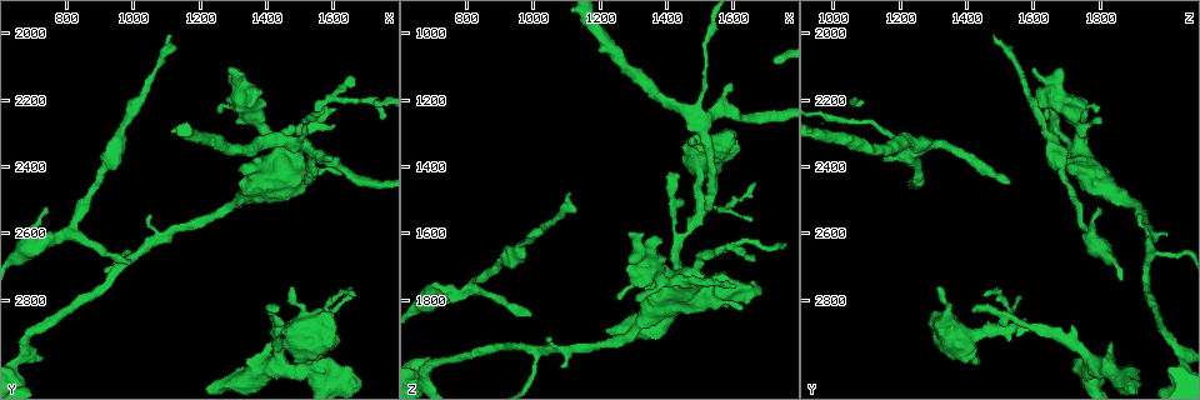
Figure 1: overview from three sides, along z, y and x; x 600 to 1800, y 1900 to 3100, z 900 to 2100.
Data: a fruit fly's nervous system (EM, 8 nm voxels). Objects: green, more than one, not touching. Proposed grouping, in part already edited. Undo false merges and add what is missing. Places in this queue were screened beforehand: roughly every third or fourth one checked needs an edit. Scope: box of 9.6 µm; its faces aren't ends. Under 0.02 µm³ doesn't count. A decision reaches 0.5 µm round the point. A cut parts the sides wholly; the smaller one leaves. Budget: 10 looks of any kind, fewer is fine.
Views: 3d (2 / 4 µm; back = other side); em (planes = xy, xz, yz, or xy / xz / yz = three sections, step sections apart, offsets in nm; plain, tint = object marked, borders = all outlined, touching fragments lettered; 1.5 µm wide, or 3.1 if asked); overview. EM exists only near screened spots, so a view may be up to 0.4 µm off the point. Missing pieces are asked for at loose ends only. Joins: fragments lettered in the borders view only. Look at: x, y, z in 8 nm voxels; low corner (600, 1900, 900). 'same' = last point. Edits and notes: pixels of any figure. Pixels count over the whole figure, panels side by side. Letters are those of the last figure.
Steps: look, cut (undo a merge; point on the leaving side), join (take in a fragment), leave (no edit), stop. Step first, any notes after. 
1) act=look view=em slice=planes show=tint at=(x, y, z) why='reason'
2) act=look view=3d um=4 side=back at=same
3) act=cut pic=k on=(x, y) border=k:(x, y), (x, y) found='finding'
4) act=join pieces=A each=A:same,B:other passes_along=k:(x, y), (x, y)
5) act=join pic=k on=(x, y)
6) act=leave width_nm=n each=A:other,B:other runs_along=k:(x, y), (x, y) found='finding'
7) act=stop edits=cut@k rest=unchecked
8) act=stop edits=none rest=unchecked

act=look view=3d um=4 at=(1500, 2900, 1410) why='branch point'

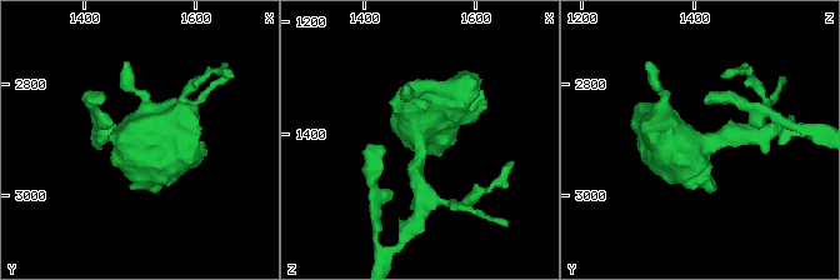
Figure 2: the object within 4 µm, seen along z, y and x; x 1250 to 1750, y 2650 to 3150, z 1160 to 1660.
act=look view=em slice=planes show=borders at=(1500, 2905, 1405) why='need the tissue'

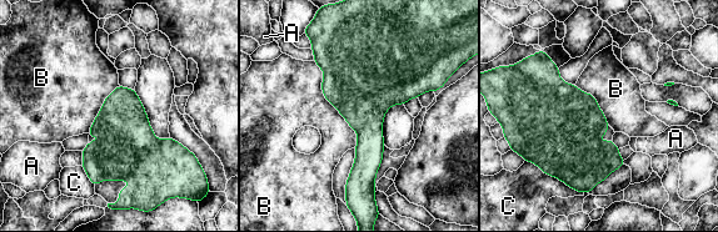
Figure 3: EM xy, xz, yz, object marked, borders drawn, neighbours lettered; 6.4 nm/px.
act=leave each=A:other,B:other,C:other border=3:(313, 61), (355, 147) found='all the same neuron'

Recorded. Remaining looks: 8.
act=look view=3d um=2 at=(1310, 2270, 1800) why='an open end'

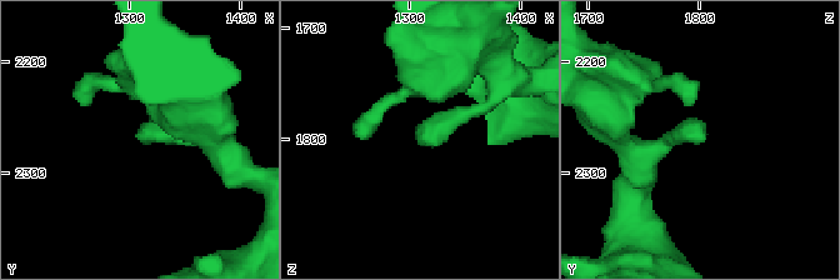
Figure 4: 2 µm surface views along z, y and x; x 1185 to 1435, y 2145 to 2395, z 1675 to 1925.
act=look view=em slice=planes show=borders at=(1312, 2268, 1802)

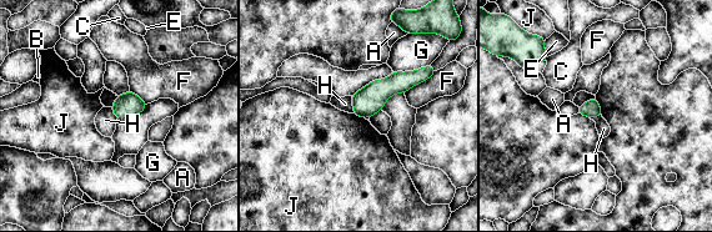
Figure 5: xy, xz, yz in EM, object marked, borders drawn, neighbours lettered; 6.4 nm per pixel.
act=leave width_nm=110 each=A:other,B:other,C:other,E:other,F:other,G:other,H:other,J:other runs_along=5:(422, 74), (380, 90), (356, 111) found='no lettered fragment goes on from it'

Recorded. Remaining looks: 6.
act=look view=em slice=xy step=8 show=tint at=(1520, 2450, 1530) why='an open end'

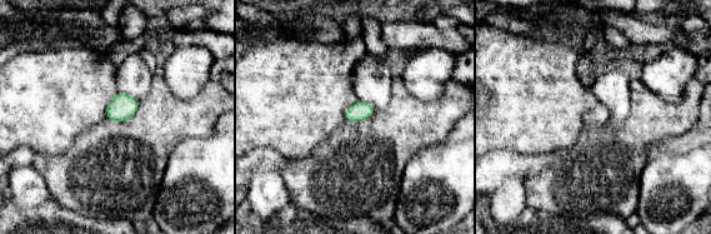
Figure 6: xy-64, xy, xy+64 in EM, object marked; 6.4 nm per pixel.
act=look view=em slice=planes show=borders at=same why='cut it another way'

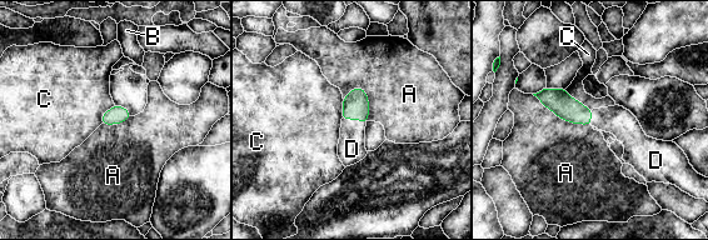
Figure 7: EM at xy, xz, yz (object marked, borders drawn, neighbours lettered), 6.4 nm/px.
act=join pieces=D each=A:other,B:other,C:other,D:same passes_along=7:(355, 105), (354, 118), (352, 149) found='it goes on there'

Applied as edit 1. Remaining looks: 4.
act=look view=overview why='see it whole again'

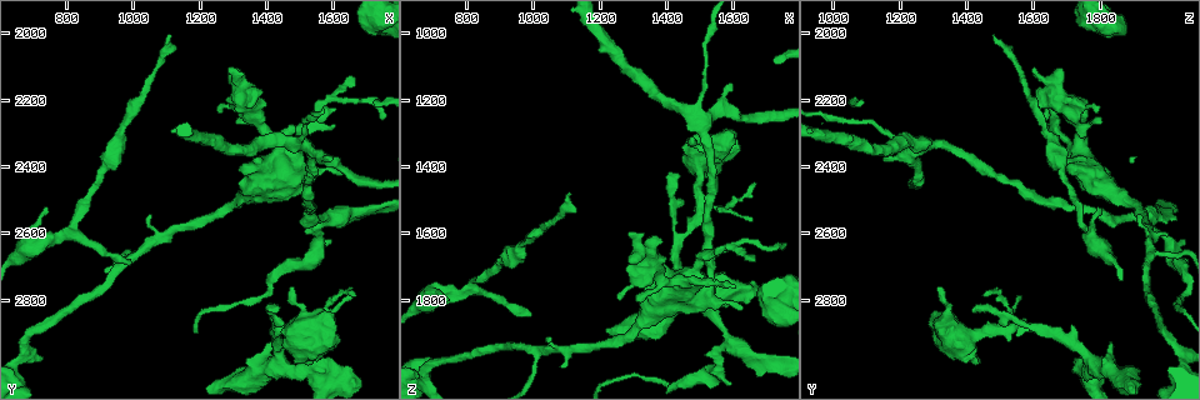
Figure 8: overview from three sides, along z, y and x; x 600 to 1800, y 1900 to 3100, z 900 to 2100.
act=look view=em slice=planes show=borders at=(1000, 2690, 1850) why='free end'

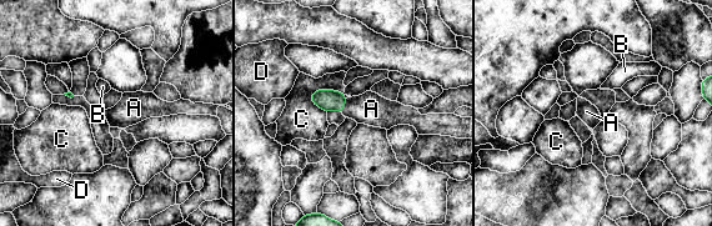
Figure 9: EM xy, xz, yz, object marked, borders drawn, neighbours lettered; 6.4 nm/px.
act=join pieces=A longest_contact=C:220nm each=A:same,B:other,C:other,D:other passes_along=9:(329, 100), (344, 106), (371, 109) found='it goes on there'

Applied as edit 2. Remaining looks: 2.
act=stop edits=join@7,join@9 rest=unchecked

